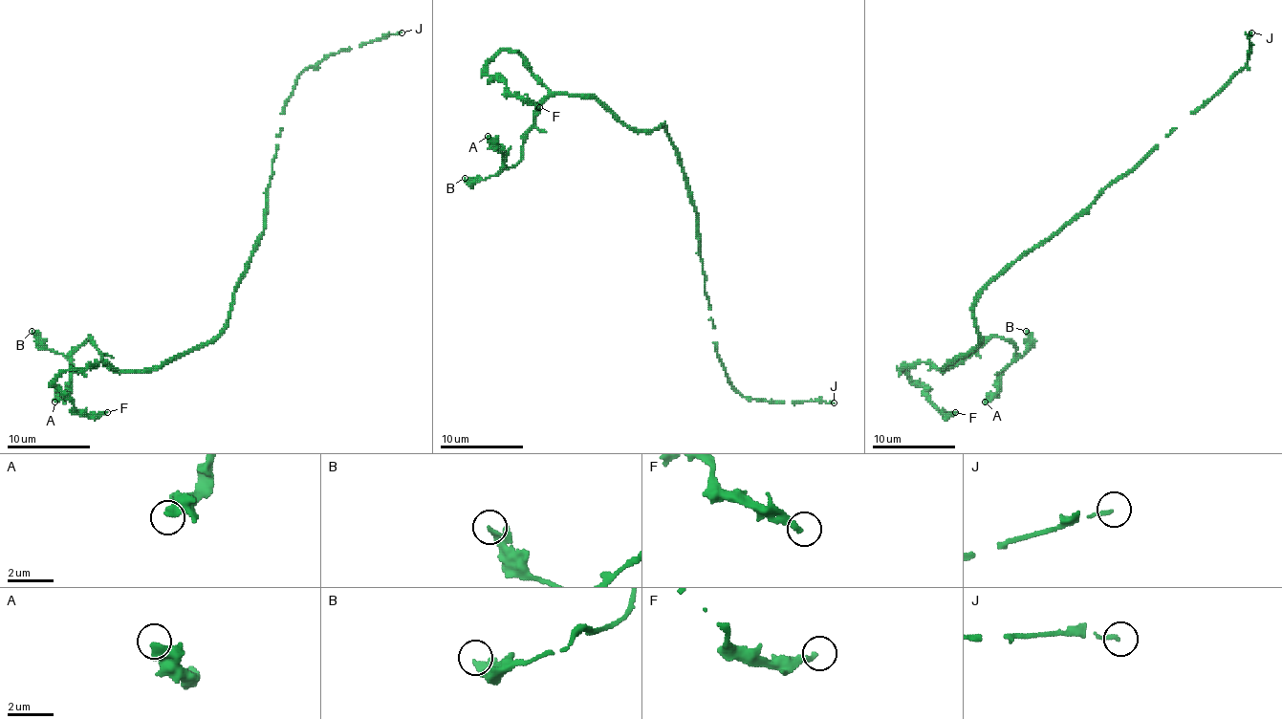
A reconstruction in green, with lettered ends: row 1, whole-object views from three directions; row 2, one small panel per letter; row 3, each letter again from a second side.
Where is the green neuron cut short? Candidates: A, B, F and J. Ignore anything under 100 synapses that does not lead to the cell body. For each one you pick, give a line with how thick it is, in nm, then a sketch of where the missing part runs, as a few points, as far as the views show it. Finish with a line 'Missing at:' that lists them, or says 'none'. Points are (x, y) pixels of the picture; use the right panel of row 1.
J: 160 nm
Missing at: J

